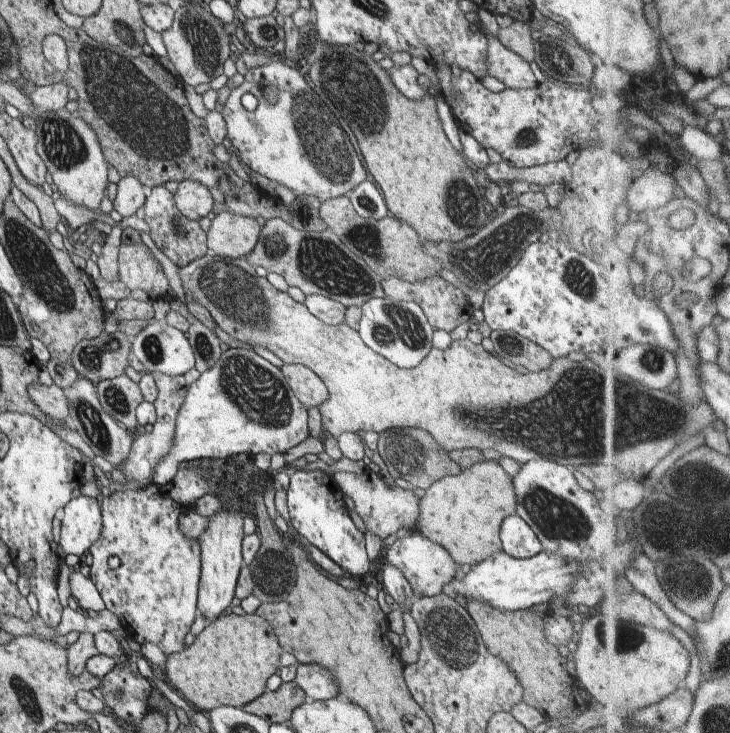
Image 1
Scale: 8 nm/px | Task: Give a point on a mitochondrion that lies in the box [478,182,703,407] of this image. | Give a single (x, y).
(579, 277)

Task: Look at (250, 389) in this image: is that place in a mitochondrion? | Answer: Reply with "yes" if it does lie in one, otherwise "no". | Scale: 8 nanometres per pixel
yes

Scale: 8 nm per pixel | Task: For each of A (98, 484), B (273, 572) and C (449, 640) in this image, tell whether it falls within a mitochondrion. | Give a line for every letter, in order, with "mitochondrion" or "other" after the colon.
A: other
B: mitochondrion
C: mitochondrion

